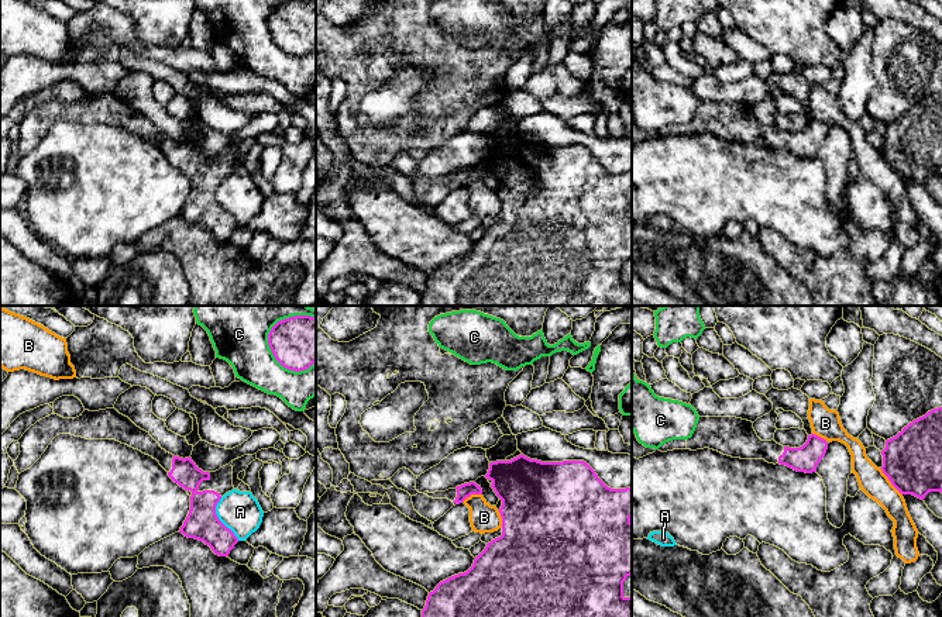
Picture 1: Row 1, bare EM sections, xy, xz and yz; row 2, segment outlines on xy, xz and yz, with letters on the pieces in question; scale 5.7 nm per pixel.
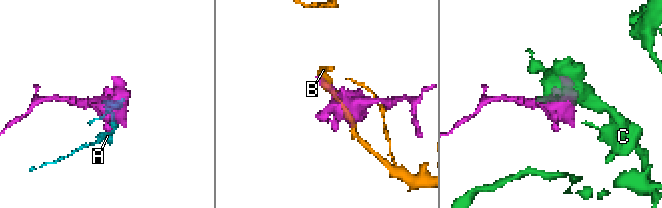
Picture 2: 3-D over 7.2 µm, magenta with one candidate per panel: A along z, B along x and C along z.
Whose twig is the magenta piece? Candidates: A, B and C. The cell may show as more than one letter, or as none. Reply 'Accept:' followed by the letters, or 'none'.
Accept: none

